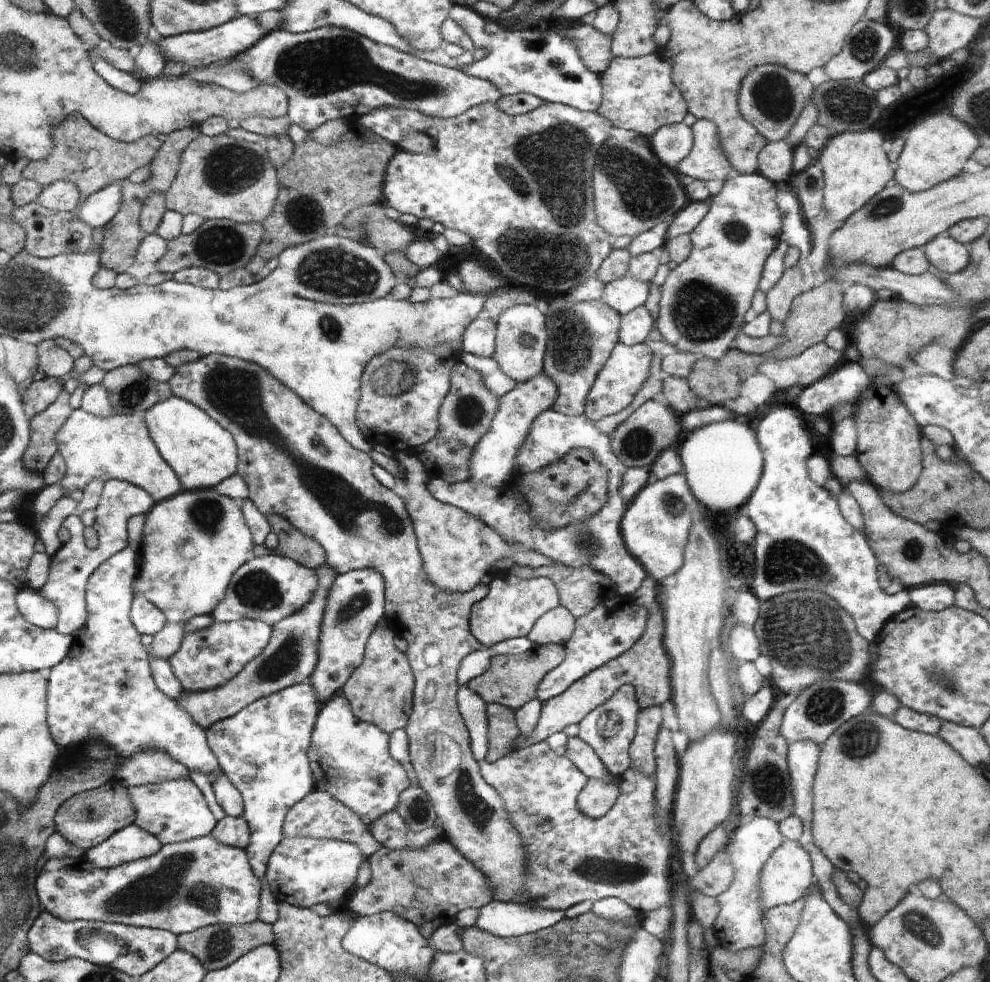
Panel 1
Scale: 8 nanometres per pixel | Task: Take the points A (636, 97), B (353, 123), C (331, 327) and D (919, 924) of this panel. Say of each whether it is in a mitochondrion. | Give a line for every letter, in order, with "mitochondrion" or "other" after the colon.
A: other
B: other
C: mitochondrion
D: mitochondrion

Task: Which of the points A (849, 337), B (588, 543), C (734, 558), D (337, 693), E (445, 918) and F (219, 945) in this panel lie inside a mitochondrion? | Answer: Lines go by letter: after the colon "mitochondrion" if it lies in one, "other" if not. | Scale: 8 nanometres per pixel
A: other
B: mitochondrion
C: other
D: other
E: other
F: mitochondrion

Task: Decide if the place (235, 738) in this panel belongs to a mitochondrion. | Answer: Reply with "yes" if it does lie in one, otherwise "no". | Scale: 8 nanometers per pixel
no

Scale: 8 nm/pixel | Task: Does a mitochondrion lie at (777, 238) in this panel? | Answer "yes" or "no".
no

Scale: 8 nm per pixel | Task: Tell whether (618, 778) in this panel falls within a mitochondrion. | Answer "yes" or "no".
no

